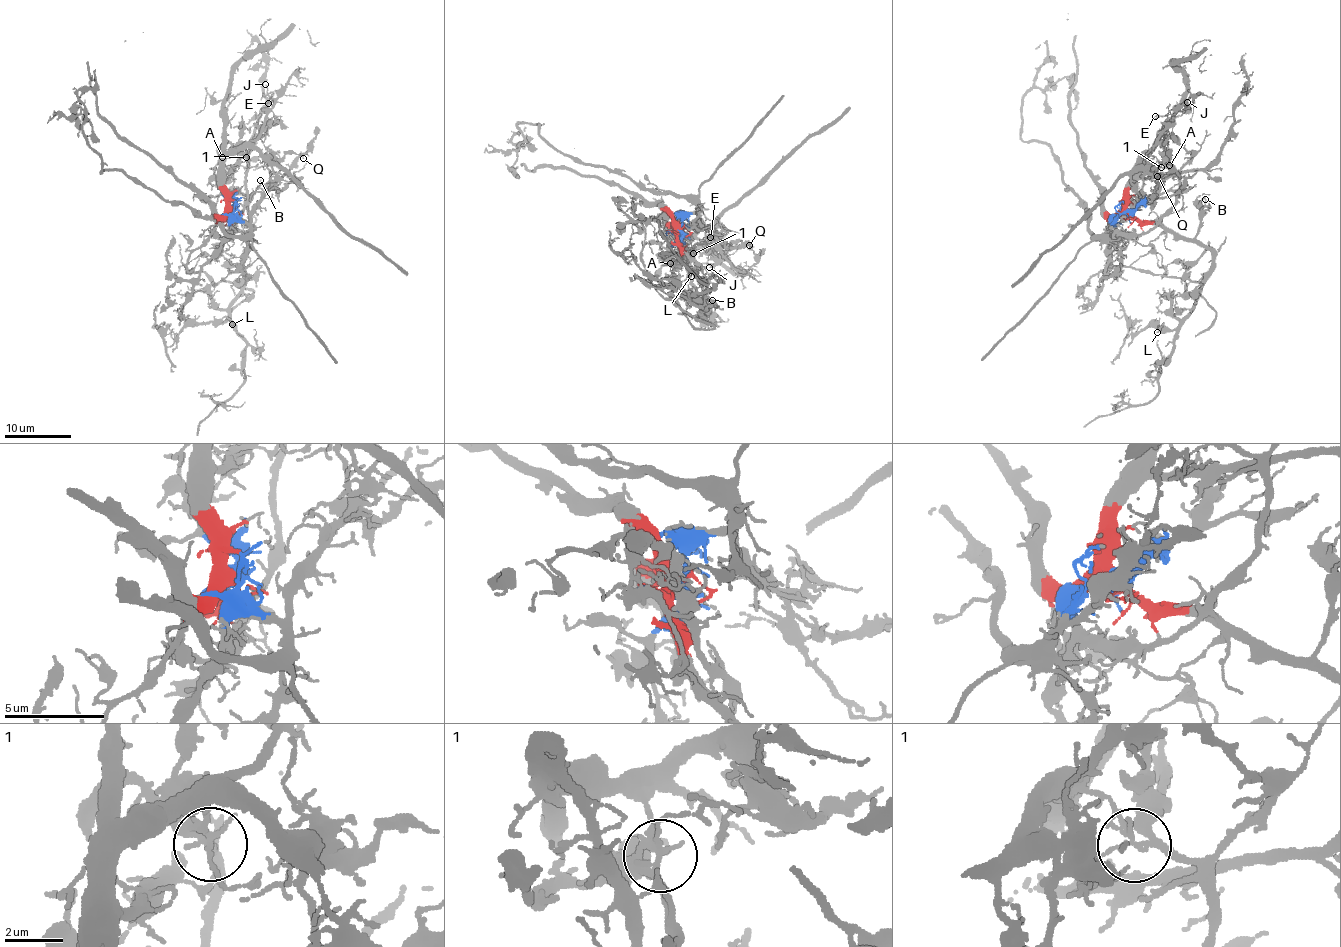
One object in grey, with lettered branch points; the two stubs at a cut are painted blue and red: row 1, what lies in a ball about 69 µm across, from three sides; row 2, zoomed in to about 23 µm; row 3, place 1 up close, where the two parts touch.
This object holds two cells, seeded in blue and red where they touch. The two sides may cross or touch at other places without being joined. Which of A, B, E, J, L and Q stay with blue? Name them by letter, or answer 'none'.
A, Q

